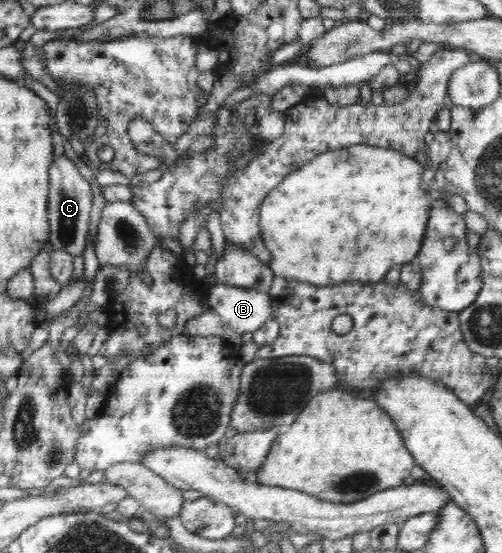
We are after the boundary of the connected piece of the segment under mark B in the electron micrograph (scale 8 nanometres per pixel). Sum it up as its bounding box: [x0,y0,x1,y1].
[206,282,272,333]

